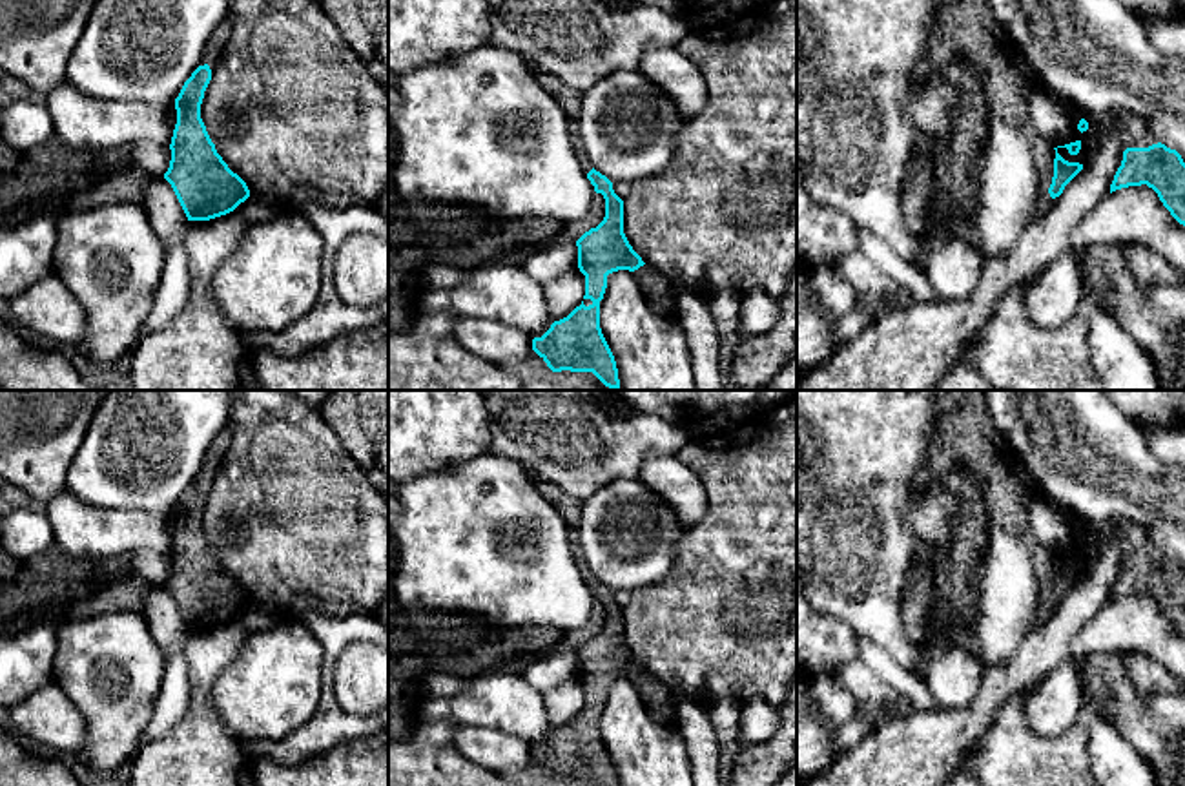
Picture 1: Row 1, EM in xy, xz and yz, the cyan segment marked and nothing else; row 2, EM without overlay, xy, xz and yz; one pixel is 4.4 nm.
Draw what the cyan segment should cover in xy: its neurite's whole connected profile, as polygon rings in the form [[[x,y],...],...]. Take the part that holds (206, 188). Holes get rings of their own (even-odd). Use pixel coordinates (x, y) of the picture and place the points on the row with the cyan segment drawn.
[[[215,38],[206,44],[199,67],[175,98],[177,124],[164,179],[171,184],[188,221],[226,215],[250,197],[246,182],[217,153],[201,119],[204,91],[221,60],[222,44]]]

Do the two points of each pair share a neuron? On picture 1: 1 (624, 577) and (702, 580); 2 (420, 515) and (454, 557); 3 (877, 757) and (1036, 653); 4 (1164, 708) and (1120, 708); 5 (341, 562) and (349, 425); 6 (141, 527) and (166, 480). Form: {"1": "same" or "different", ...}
{"1": "different", "2": "same", "3": "same", "4": "same", "5": "different", "6": "different"}

